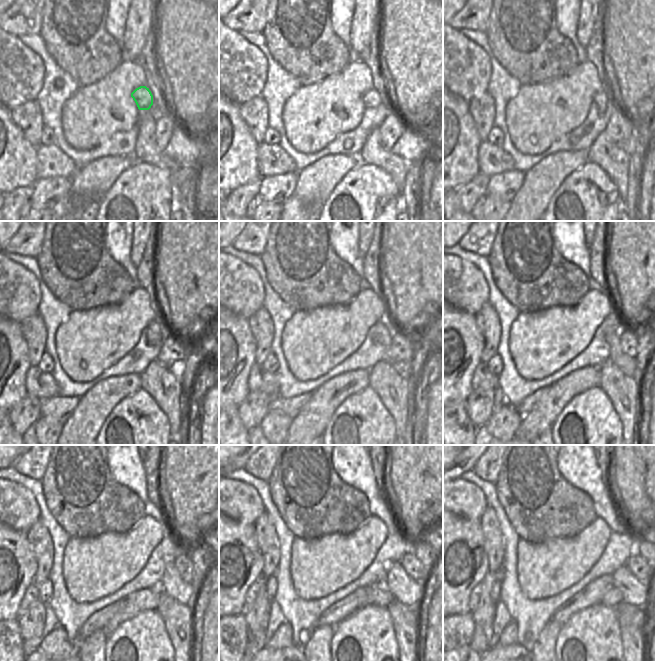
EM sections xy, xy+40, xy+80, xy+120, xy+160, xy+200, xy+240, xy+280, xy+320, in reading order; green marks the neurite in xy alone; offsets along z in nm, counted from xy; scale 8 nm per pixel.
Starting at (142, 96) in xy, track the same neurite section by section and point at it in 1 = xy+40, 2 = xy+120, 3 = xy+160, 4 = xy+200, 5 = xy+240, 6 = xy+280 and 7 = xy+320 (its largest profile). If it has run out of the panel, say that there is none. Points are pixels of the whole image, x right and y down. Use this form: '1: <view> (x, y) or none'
1: xy+40 (371, 99)
2: xy+120 (157, 330)
3: xy+160 (381, 334)
4: xy+200 (625, 363)
5: xy+240 (172, 584)
6: xy+280 (406, 590)
7: xy+320 (634, 592)

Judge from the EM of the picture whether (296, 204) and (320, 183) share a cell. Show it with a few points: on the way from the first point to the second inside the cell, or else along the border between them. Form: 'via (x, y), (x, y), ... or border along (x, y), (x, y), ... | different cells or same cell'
via (302, 198), (314, 186) | same cell

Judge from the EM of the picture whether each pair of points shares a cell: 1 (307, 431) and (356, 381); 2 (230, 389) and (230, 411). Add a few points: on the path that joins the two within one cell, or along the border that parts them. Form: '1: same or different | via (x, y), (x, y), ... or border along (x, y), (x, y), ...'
1: same | via (315, 417), (342, 389)
2: different | border along (229, 405), (236, 406)

